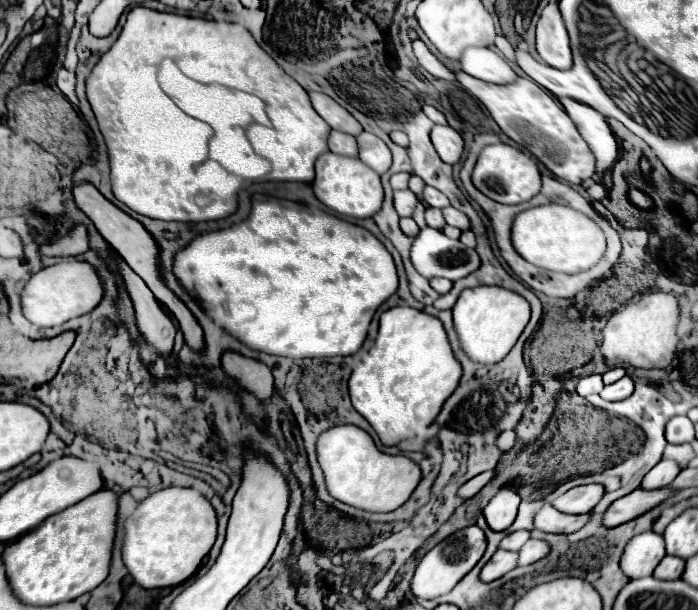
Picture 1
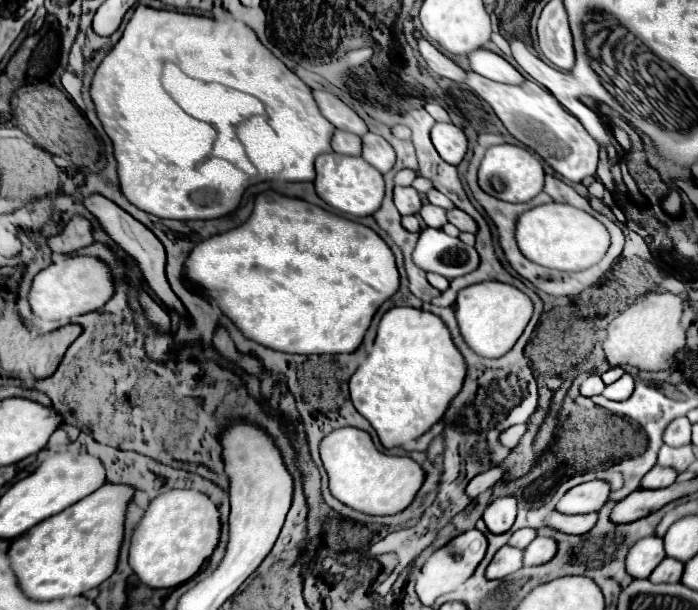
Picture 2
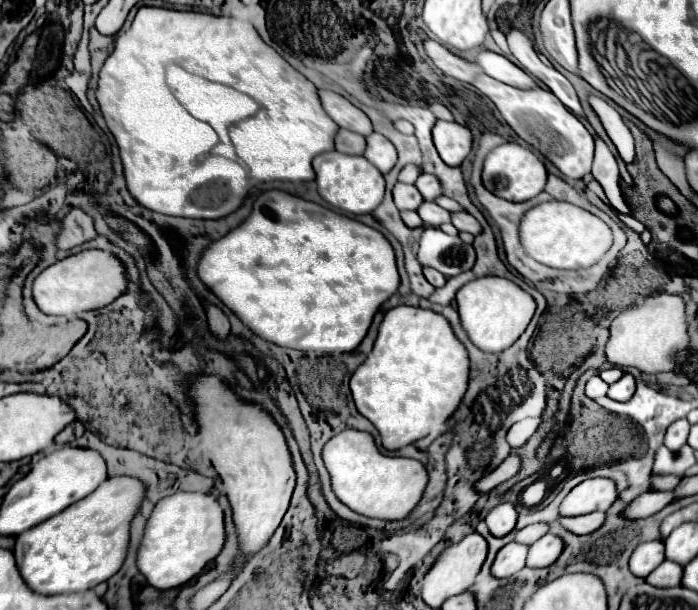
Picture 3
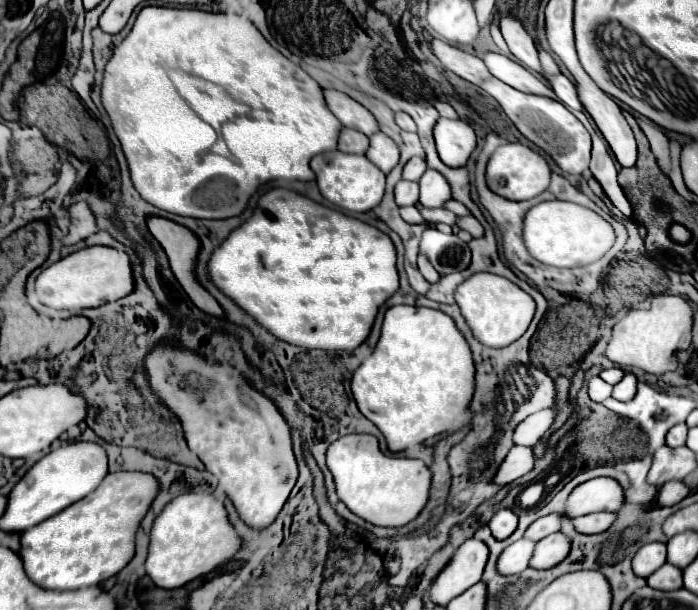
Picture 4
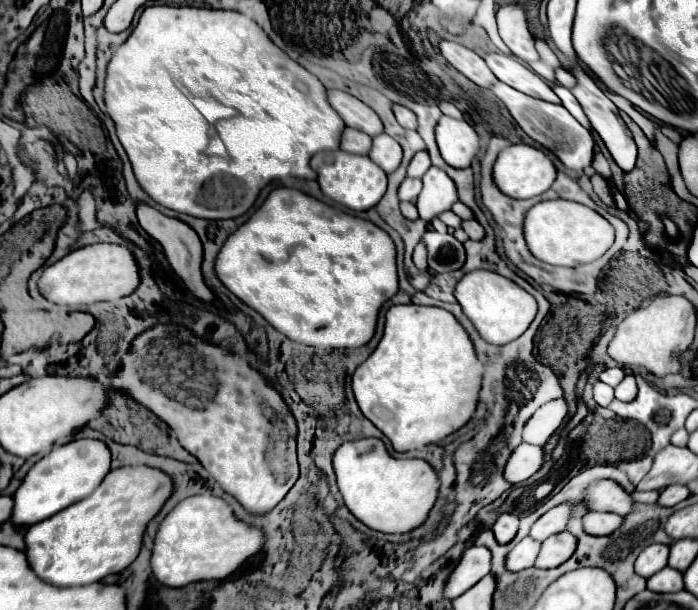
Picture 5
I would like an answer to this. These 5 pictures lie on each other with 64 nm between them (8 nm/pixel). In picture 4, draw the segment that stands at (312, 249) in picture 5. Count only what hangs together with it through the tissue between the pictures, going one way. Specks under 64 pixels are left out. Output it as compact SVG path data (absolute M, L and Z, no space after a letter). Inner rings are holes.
M270 190L258 200L256 212L242 226L232 230L230 236L212 252L210 262L208 262L208 276L224 296L228 296L232 302L236 302L248 316L252 316L264 330L268 330L278 340L294 344L294 346L302 346L302 348L318 348L318 350L328 350L328 352L356 350L368 338L370 328L374 324L374 318L378 314L378 308L398 290L396 250L394 250L392 240L384 232L380 232L378 228L374 228L370 224L364 224L356 218L350 218L350 216L338 212L338 210L316 204L314 200L310 200L306 196L300 196L292 190Z

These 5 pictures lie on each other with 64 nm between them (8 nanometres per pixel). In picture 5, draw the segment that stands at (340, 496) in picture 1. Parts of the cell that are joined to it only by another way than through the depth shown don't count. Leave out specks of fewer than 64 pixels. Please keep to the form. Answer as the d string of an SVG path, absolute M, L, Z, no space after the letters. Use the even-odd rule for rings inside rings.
M360 438L344 442L332 456L338 490L348 510L372 530L386 534L404 534L420 526L438 494L438 476L426 460L392 458L378 438Z

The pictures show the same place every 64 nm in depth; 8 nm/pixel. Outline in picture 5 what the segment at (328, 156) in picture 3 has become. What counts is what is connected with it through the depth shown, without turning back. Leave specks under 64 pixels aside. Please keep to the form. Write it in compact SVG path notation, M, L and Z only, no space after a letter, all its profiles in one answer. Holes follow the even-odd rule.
M332 150L332 152L318 152L310 164L312 164L312 170L316 170L318 174L318 184L322 192L334 202L350 210L356 210L356 212L370 210L380 202L380 198L386 192L386 174L368 156Z

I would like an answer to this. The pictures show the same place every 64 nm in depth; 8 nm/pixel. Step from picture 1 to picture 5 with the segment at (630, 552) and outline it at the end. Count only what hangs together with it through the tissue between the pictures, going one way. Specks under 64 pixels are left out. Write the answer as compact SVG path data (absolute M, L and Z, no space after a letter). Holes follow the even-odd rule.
M650 544L636 558L636 572L642 578L650 578L658 570L662 570L668 562L668 546L666 544Z

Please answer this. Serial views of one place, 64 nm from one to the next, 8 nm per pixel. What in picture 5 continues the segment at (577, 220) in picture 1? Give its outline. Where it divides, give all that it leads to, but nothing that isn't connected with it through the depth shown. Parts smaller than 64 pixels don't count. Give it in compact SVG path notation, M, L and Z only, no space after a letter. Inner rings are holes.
M570 200L538 202L526 212L524 236L528 250L552 266L580 266L598 260L614 244L614 228L598 212Z

